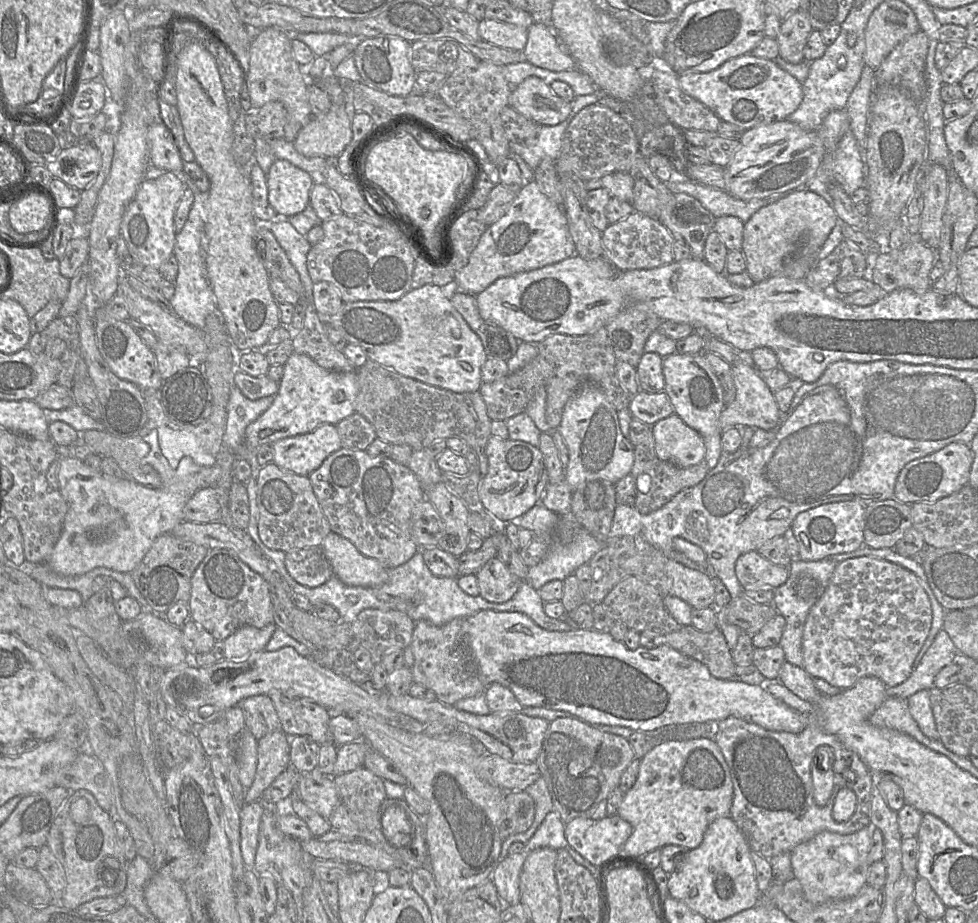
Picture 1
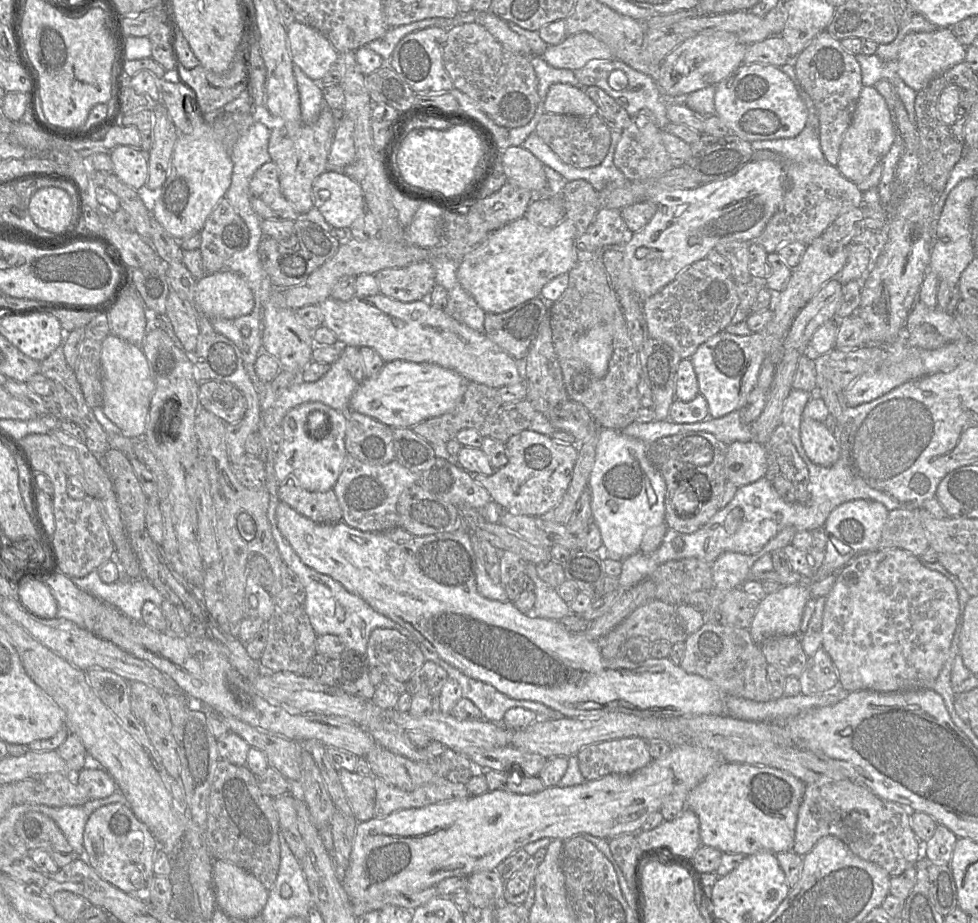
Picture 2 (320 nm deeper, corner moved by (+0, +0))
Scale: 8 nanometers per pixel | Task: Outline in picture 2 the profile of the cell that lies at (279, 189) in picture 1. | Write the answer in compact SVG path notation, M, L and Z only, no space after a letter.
M329 170L312 184L313 204L333 228L349 228L366 211L359 183L341 170Z

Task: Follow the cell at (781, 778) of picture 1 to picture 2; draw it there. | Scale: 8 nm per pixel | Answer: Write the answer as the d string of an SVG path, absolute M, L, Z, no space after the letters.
M838 781L827 784L806 784L800 804L792 852L805 856L825 836L833 836L842 841L847 848L863 860L882 867L891 877L899 876L922 857L923 843L916 837L910 824L911 811L901 805L882 800L866 787L851 781Z

